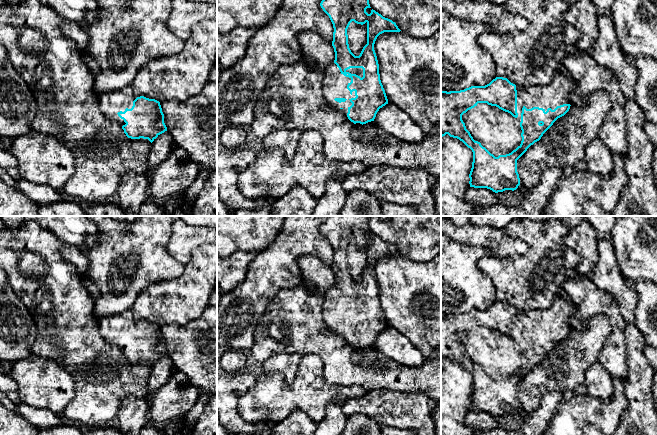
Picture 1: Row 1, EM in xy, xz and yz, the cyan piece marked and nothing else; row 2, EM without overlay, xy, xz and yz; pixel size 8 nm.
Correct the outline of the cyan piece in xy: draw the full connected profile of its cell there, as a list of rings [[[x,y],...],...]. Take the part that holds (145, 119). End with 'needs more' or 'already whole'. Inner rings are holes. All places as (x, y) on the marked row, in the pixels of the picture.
[[[131,85],[98,94],[99,109],[106,118],[118,122],[131,139],[148,139],[151,143],[167,131],[160,102],[136,97]]]; needs more

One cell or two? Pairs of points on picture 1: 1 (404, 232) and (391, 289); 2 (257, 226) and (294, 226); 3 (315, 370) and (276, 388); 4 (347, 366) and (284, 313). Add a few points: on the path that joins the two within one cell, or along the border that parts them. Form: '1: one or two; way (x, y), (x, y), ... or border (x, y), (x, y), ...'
1: two; border (401, 254), (412, 260), (423, 262)
2: two; border (282, 226), (275, 239), (268, 246)
3: one; way (305, 380), (294, 391), (286, 391)
4: one; way (331, 350), (322, 341), (300, 329)

